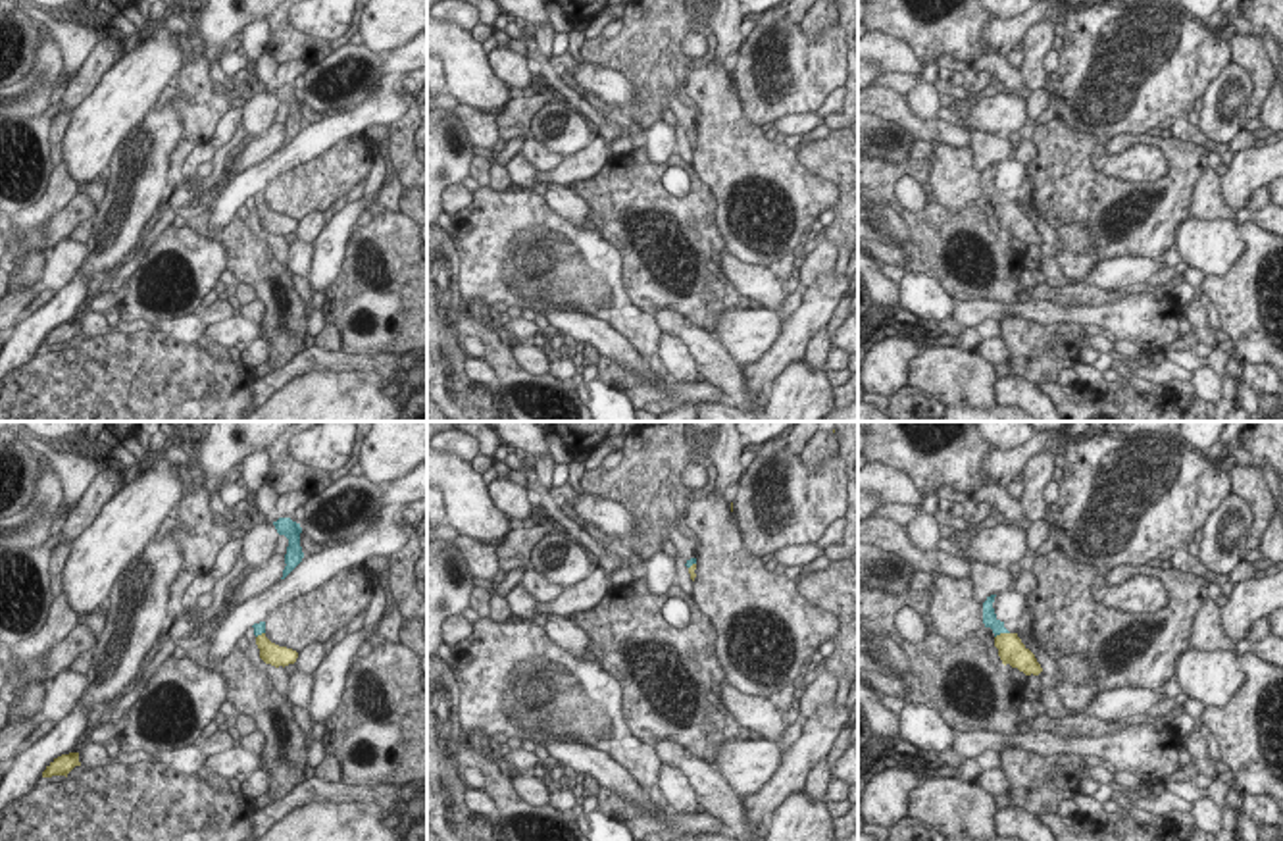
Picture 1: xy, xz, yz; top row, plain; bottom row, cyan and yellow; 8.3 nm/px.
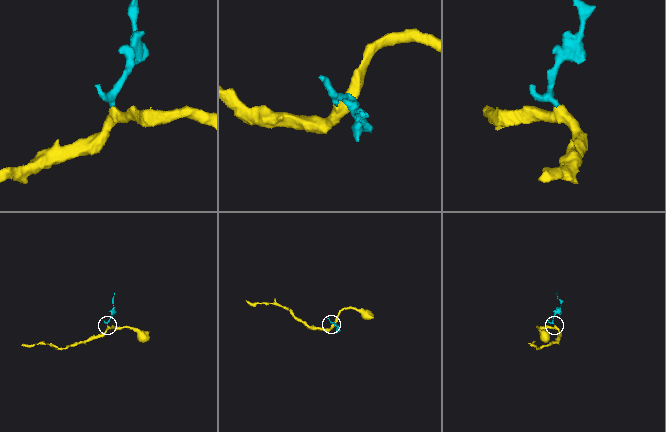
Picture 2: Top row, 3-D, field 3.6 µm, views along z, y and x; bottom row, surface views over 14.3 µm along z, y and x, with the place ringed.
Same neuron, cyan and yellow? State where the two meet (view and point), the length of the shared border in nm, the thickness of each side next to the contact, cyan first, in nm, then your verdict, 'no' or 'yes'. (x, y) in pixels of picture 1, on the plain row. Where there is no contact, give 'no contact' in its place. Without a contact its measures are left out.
meets cyan in yz at (1001, 201); contact 140 nm long; 130 nm thick on the cyan side, 220 nm on the other; yes

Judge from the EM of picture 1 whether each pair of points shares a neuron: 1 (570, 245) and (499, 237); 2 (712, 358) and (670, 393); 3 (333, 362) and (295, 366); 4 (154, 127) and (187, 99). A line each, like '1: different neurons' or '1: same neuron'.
1: same neuron
2: different neurons
3: same neuron
4: different neurons

